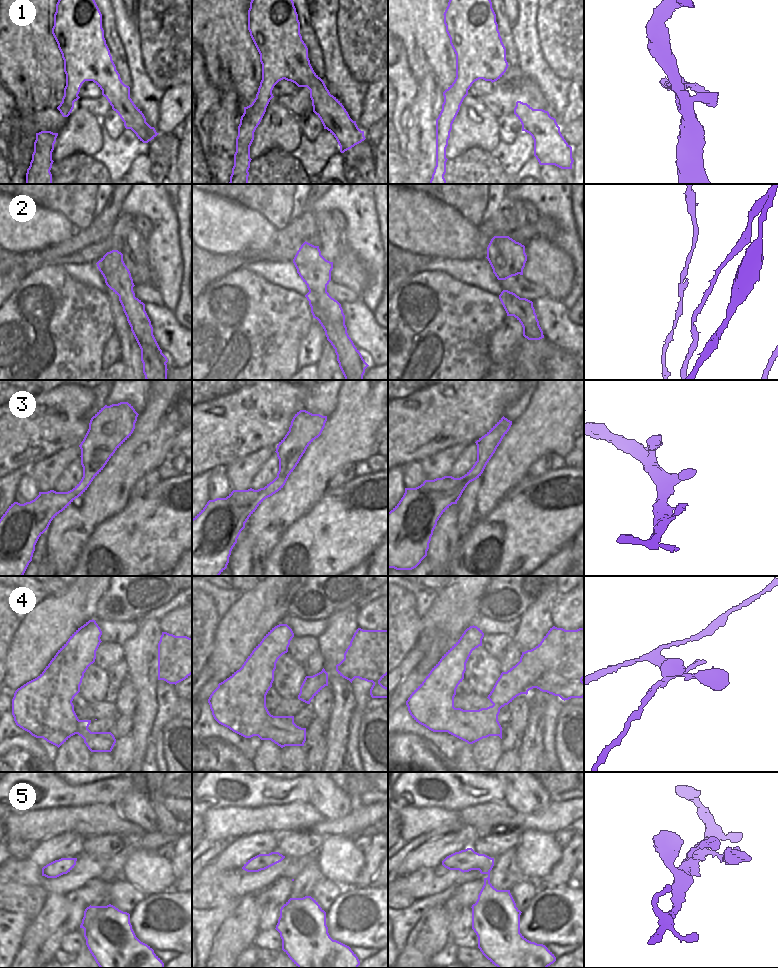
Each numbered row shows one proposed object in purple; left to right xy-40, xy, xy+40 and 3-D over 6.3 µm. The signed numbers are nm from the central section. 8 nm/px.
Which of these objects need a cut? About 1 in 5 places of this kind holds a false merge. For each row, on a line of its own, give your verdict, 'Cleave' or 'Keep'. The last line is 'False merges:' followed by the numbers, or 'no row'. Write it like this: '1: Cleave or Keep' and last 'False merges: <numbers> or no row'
1: Keep
2: Cleave
3: Keep
4: Cleave
5: Keep
False merges: 2, 4

